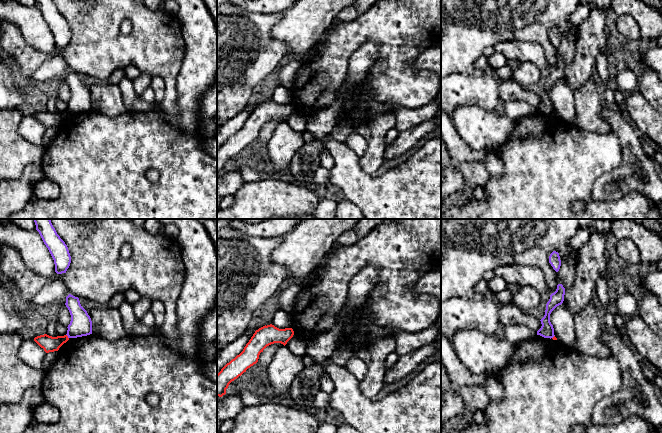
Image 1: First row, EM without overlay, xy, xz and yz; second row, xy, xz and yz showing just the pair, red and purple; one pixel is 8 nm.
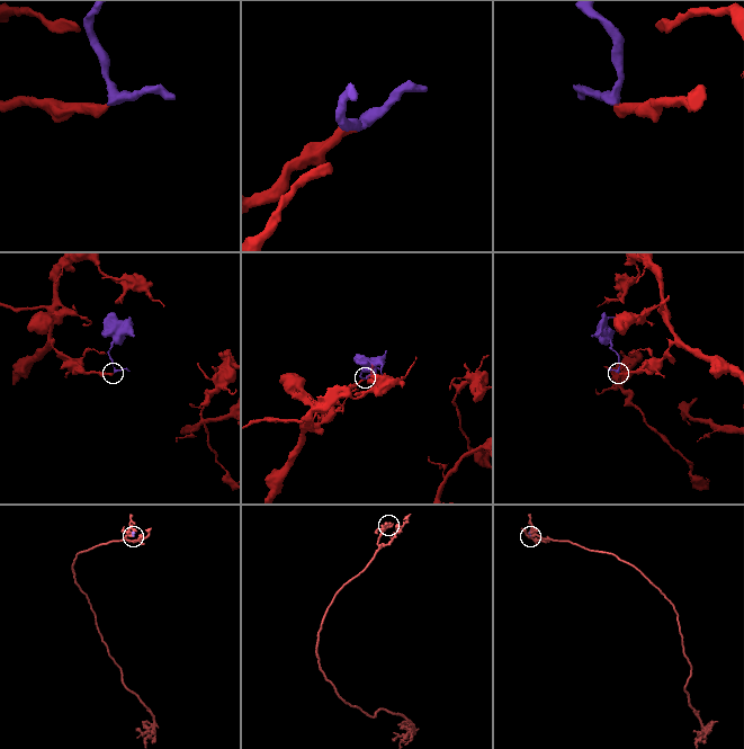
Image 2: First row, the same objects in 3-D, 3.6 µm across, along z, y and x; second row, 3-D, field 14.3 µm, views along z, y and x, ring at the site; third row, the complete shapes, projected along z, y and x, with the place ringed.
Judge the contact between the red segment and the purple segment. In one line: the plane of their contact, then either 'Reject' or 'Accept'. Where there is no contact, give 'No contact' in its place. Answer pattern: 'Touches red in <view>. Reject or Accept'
Touches red in xy. Reject

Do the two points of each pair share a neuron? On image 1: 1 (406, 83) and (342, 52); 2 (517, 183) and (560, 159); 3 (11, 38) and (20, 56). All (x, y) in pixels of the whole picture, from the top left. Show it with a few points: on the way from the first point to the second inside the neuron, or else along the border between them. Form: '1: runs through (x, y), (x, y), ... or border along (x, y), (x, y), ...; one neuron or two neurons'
1: runs through (395, 62), (395, 53), (377, 35), (363, 35); one neuron
2: runs through (528, 181), (535, 181), (549, 167); one neuron
3: runs through (12, 42), (20, 52); one neuron

